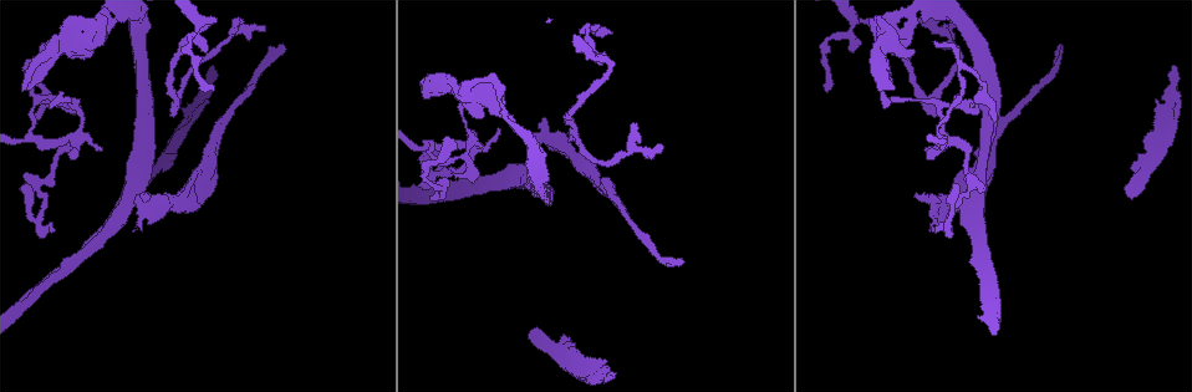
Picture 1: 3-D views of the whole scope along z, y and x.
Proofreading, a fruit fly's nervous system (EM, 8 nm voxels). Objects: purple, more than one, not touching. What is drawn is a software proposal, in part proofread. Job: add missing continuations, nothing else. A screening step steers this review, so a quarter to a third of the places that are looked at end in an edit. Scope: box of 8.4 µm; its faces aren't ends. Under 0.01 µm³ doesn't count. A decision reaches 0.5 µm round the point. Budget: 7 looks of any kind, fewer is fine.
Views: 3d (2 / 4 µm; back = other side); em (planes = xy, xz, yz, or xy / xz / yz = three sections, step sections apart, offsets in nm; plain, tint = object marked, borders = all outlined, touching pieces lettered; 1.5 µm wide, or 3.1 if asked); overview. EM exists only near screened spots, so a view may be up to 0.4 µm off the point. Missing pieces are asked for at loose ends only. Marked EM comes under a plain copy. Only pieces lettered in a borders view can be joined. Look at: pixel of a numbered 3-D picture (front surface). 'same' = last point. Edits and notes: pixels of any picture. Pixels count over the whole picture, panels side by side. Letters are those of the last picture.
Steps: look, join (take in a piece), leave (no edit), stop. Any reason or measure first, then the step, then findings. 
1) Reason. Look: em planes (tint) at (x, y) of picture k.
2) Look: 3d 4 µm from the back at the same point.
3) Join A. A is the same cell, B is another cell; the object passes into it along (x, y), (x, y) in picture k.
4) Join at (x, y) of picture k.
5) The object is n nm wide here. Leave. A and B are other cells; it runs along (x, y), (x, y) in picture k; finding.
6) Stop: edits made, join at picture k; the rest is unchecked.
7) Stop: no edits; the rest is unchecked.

Tapers out. Look: em xy step 8 (borders) at (206, 101) of picture 1.

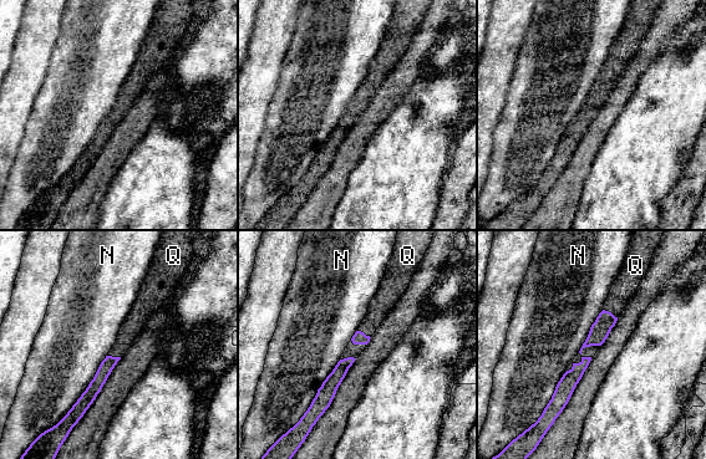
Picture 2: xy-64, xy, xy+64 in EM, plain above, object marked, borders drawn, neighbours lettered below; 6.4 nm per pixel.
Join Q. Q is the same cell, N is another cell; the object passes into it along (599, 331), (610, 312), (628, 280) in picture 2; the neuron continues.

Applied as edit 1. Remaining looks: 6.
An open end. Look: em planes (borders) at (933, 231) of picture 1.

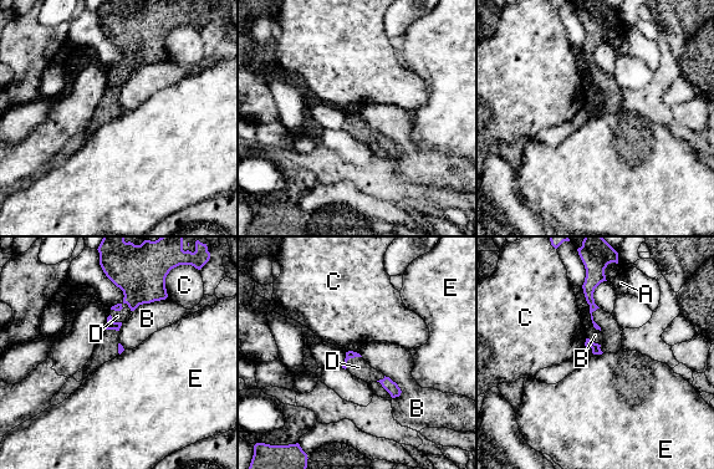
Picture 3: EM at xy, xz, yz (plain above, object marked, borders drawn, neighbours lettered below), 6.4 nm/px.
The longest contact is with B, 240 nm. Join D. D is the same cell, A, B, C and E are other cells; the neuron continues.

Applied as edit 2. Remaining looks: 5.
Stop: edits made, join at picture 2, join at picture 3; the rest is unchecked.

